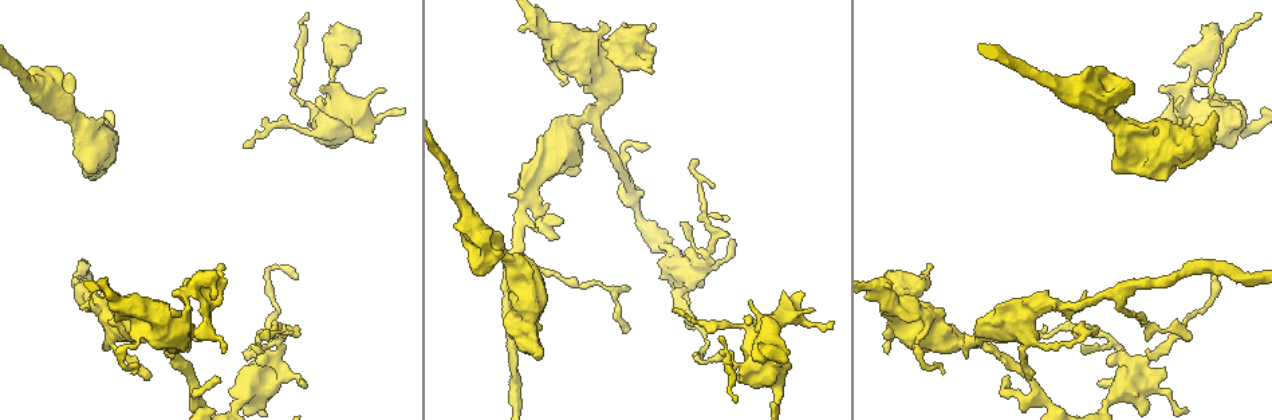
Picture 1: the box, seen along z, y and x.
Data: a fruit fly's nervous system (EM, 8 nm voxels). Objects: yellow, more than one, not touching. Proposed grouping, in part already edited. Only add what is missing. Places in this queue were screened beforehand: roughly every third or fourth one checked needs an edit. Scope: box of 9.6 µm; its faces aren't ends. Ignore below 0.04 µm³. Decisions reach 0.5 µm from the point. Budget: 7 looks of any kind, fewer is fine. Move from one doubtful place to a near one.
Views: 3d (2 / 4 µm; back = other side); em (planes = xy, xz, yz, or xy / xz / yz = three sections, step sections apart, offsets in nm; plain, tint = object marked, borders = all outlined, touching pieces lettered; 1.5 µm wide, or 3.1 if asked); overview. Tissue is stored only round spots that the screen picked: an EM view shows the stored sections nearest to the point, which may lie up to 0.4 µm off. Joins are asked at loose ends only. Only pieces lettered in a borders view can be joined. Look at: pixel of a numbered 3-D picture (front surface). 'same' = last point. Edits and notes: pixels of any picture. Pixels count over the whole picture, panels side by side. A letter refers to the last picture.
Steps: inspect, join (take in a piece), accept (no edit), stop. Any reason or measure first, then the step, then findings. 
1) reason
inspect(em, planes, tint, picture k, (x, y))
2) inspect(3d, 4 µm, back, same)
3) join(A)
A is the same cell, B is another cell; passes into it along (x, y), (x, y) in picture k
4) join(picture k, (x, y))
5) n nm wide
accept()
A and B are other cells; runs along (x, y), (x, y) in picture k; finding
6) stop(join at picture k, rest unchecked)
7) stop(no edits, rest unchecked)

free end
inspect(3d, 2 µm, picture 1, (654, 26))

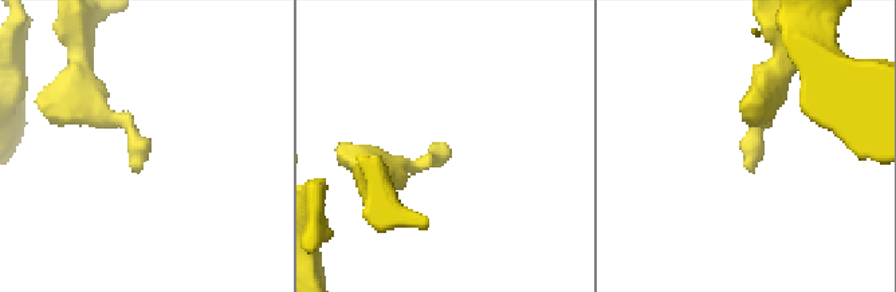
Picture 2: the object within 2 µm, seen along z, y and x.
now the EM
inspect(em, planes, borders, picture 2, (141, 166))

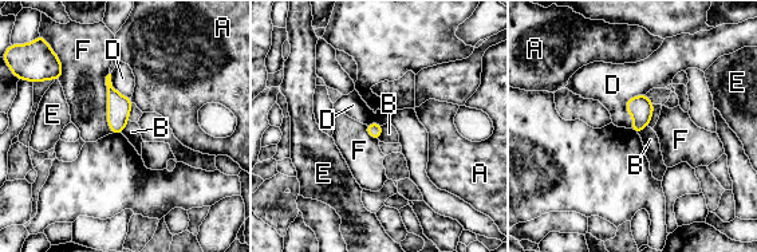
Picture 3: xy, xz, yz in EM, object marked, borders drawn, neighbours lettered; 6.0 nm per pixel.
F touches over 360 nm
accept()
A, B, D, E and F are other cells; border along (383, 125), (378, 140) in picture 3; no lettered piece goes on from it

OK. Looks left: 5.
stops while still wide
inspect(em, planes, borders, picture 1, (106, 114))

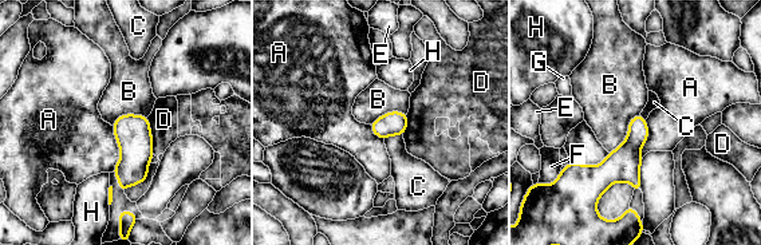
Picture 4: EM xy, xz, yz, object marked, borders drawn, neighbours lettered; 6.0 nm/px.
B touches over 300 nm
accept()
A, B, C, D, E, F, G and H are other cells; border along (402, 134), (391, 134), (385, 139) in picture 4; none of them fits

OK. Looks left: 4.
free end
inspect(em, planes, plain, picture 1, (298, 279))

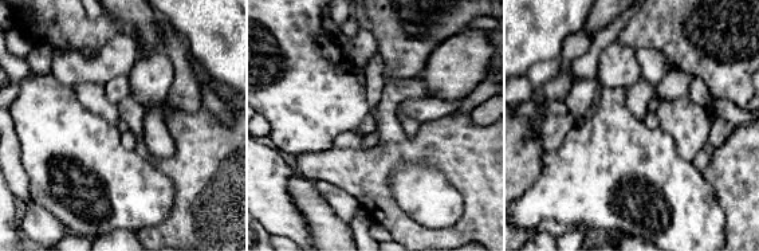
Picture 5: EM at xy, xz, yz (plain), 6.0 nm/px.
with the object marked
inspect(em, planes, tint, same)

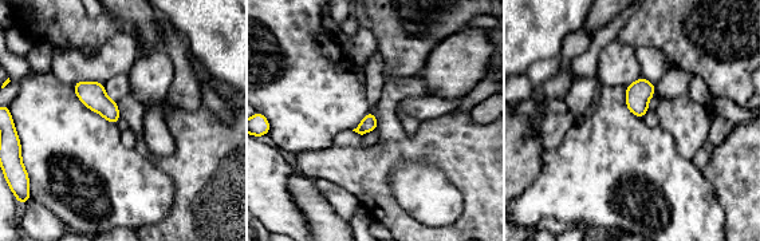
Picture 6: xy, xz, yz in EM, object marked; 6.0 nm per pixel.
inspect(em, planes, borders, same)

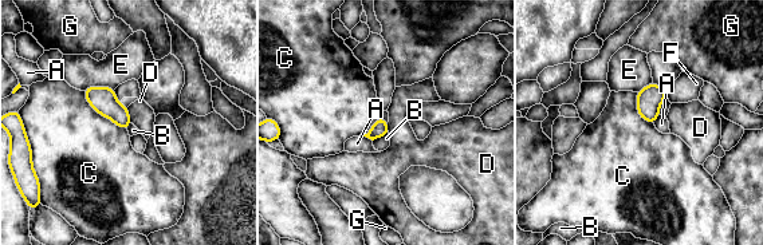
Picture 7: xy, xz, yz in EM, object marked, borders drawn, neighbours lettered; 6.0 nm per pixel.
accept()
A, B, C, D, E, F and G are other cells; border along (667, 98), (660, 105), (659, 114) in picture 7; no lettered piece goes on from it

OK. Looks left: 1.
stop(no edits, rest unchecked)

